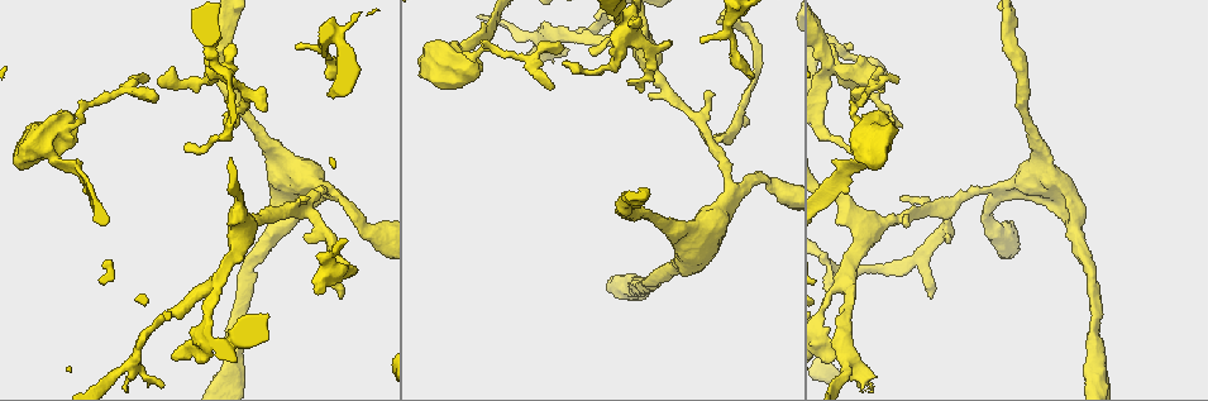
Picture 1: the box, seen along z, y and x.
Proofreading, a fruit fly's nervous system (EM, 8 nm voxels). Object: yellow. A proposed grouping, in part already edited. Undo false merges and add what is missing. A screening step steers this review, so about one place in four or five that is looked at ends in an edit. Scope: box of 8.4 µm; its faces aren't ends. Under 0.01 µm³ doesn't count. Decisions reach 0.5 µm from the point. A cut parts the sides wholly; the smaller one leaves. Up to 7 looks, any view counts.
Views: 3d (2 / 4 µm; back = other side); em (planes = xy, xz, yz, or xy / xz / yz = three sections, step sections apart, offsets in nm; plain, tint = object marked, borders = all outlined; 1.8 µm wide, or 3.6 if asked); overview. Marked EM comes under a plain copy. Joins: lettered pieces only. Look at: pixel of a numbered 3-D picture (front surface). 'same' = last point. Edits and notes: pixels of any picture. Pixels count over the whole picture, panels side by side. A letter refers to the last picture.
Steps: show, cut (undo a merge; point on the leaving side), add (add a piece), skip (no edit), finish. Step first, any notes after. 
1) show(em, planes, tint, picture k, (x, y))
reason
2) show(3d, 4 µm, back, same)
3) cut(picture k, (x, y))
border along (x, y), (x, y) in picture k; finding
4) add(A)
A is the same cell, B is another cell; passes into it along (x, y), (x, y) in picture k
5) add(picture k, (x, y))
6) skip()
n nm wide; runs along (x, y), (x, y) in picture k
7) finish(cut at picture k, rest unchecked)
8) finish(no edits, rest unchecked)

show(3d, 4 µm, picture 1, (995, 186))
calibre changes

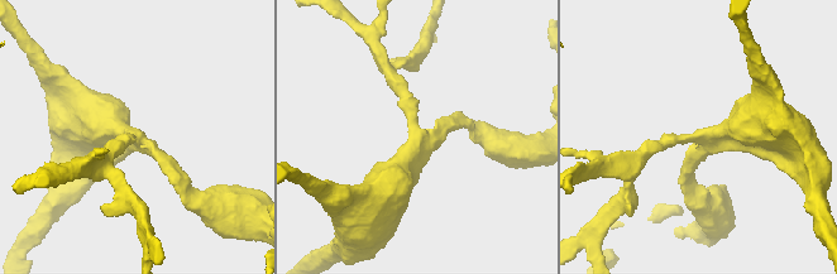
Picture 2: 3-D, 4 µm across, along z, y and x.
show(em, planes, tint, picture 2, (414, 132))
3 arms; arms of 180, 200, 550 nm

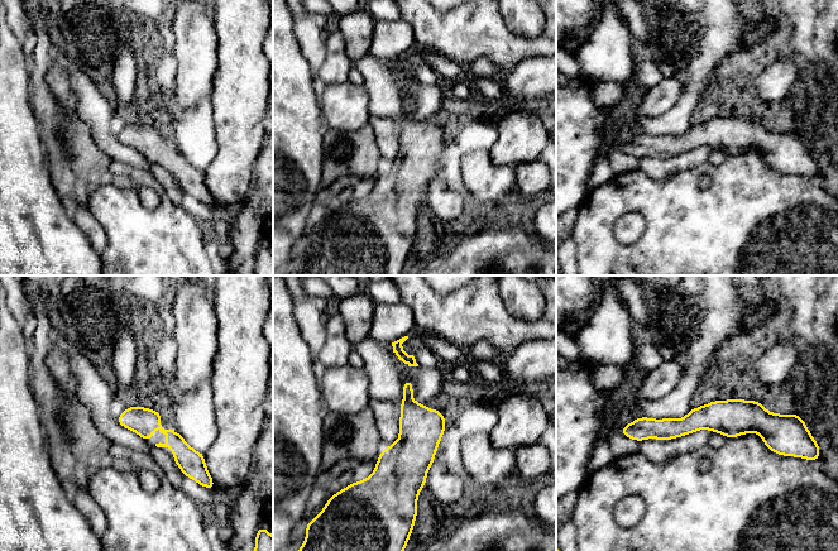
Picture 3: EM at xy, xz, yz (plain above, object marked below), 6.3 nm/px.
show(em, planes, borders, same)

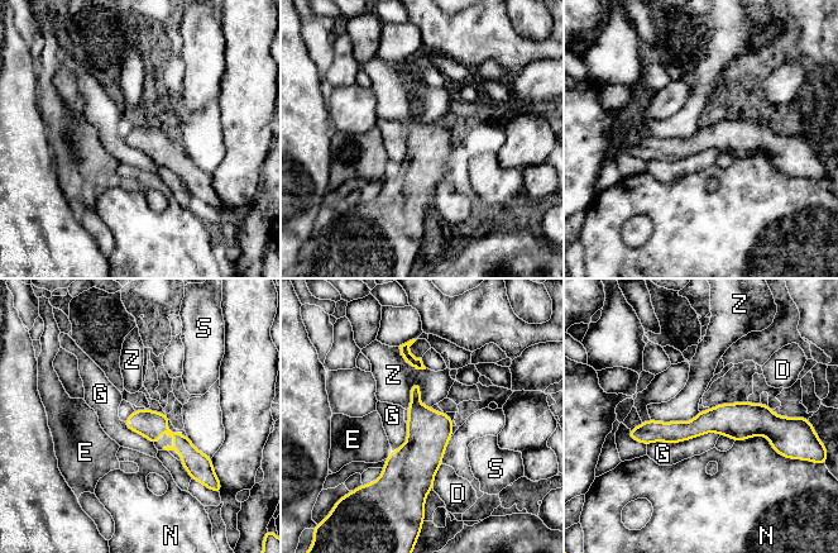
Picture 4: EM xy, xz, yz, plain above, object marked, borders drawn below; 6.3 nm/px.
skip()
G touches over 460 nm; D, E, G, N, S and Z are other cells; runs along (781, 427), (631, 433) in picture 4; continuous, no second cell

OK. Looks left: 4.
show(3d, 4 µm, back, picture 1, (622, 20))

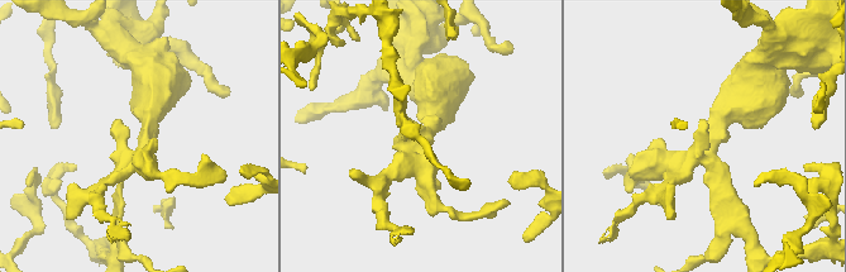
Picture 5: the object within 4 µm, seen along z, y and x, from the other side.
show(em, planes, borders, picture 5, (421, 132))
now the EM

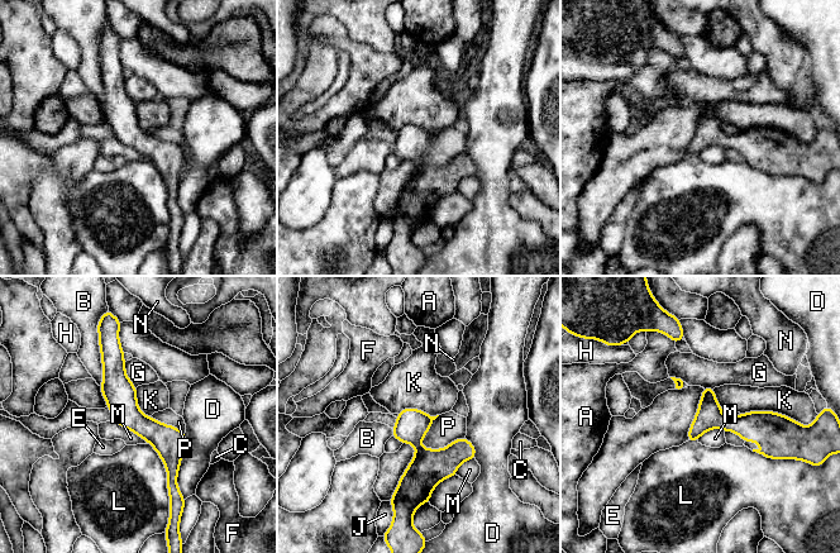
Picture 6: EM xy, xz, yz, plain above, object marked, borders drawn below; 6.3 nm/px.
skip()
160 nm wide; D touches over 400 nm; A, B, C, D, E, F, G, H, J, K, L, M, N and P are other cells; one cell here

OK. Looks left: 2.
show(em, planes, borders, picture 1, (195, 353))
abrupt turn

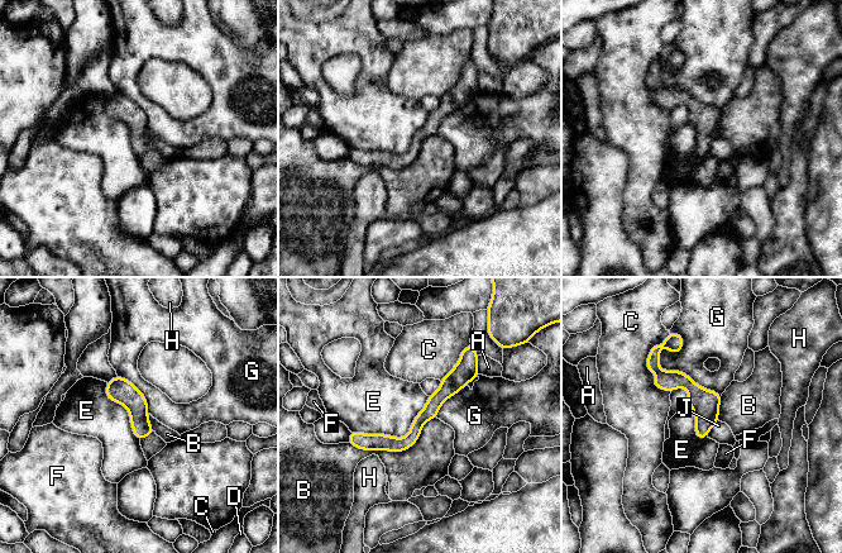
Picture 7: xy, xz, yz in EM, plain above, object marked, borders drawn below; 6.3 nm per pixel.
skip()
100 nm wide; A, B, C, D, E, F, G, H and J are other cells; border along (435, 416), (406, 449), (348, 443) in picture 7; continuous, no second cell

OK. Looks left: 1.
finish(no edits, rest unchecked)

